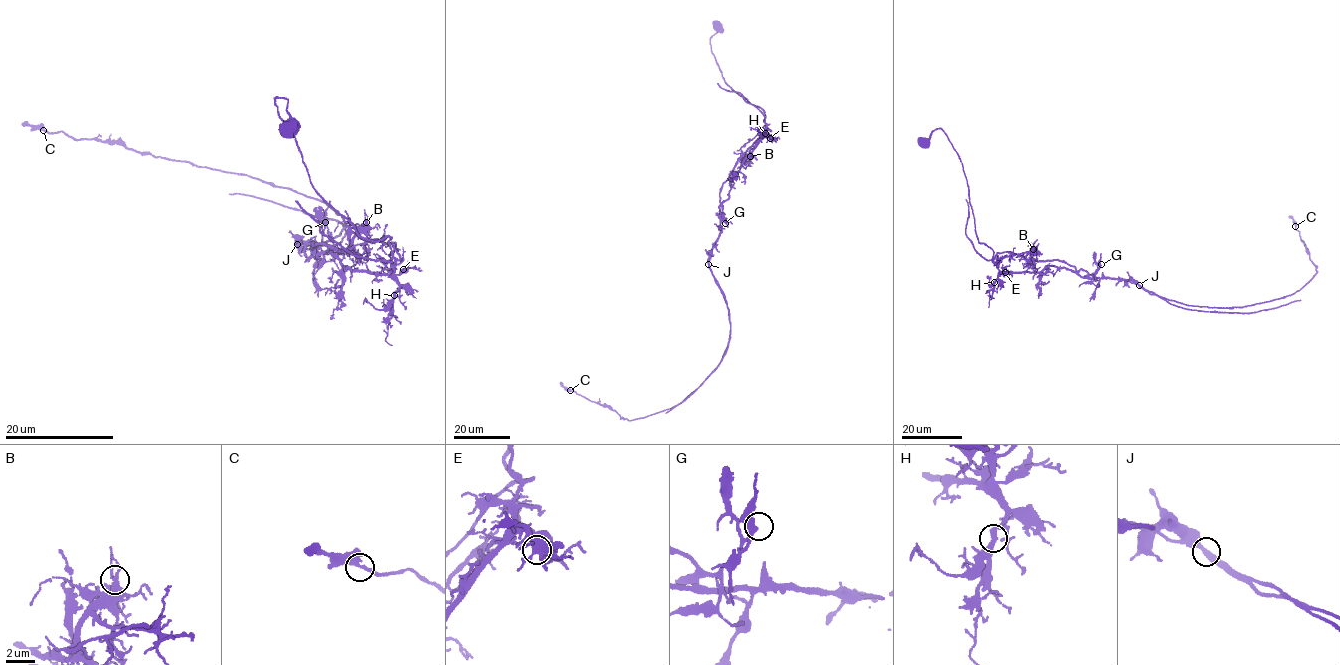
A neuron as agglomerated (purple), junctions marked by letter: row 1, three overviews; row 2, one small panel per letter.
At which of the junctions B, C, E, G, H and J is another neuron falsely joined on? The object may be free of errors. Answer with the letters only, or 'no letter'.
J

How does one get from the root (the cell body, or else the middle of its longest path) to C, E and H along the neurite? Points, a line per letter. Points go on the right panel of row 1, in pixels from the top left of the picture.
C: (925, 141), (947, 136), (1002, 272), (1065, 268), (1241, 307), (1317, 271), (1295, 226)
E: (925, 141), (938, 128), (947, 136), (962, 162), (977, 239), (991, 249), (994, 264), (999, 273), (1005, 272)
H: (925, 141), (940, 128), (962, 162), (975, 233), (979, 242), (993, 251), (999, 270), (994, 282)

